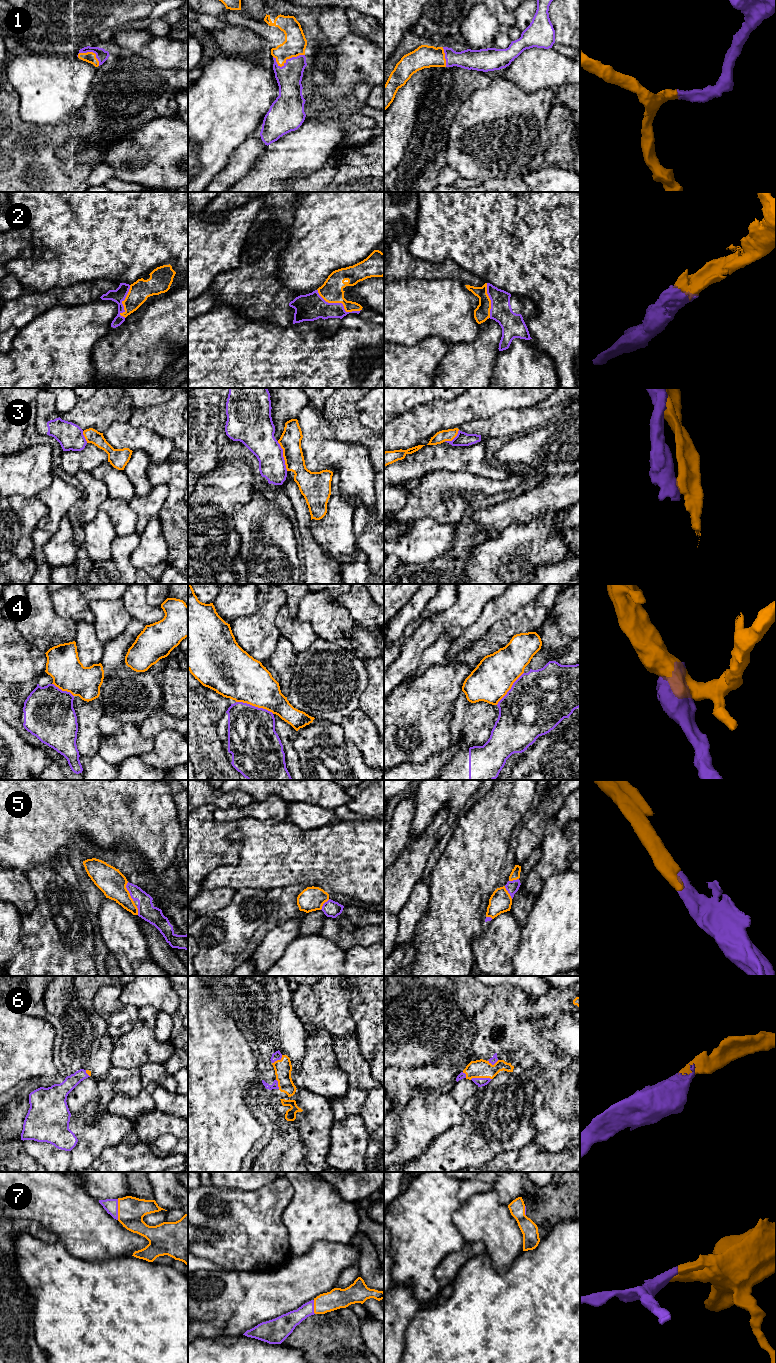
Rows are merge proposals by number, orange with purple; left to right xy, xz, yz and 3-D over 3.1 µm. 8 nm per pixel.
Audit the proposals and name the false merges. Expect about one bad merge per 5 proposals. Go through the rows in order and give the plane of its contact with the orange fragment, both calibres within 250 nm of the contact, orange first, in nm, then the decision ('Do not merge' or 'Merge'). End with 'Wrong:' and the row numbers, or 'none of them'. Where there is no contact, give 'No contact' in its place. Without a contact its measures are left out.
1: Touches orange in xz. Thickness 180 nm (orange) against 200 nm. Merge
2: Touches orange in xz. Thickness 180 nm (orange) against 220 nm. Merge
3: Touches orange in xz. Thickness 180 nm (orange) against 240 nm. Do not merge
4: Touches orange in xz. Thickness 380 nm (orange) against 380 nm. Do not merge
5: Touches orange in xy. Thickness 220 nm (orange) against 140 nm. Merge
6: Touches orange in yz. Thickness 150 nm (orange) against 70 nm. Merge
7: Touches orange in xy. Thickness 220 nm (orange) against 110 nm. Merge
Wrong: 3, 4

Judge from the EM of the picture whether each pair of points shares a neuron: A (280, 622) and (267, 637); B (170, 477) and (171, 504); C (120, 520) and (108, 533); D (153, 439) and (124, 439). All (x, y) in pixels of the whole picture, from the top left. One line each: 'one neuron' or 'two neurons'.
A: two neurons
B: one neuron
C: two neurons
D: one neuron

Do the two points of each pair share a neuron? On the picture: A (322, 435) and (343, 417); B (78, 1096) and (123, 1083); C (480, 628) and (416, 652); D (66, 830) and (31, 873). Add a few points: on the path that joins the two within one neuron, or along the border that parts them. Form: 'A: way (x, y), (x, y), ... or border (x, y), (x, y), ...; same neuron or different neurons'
A: border (322, 414), (336, 440); different neurons
B: way (89, 1091), (103, 1091), (112, 1085); same neuron
C: border (476, 620), (453, 641); different neurons
D: border (51, 867), (32, 865), (24, 873); different neurons

